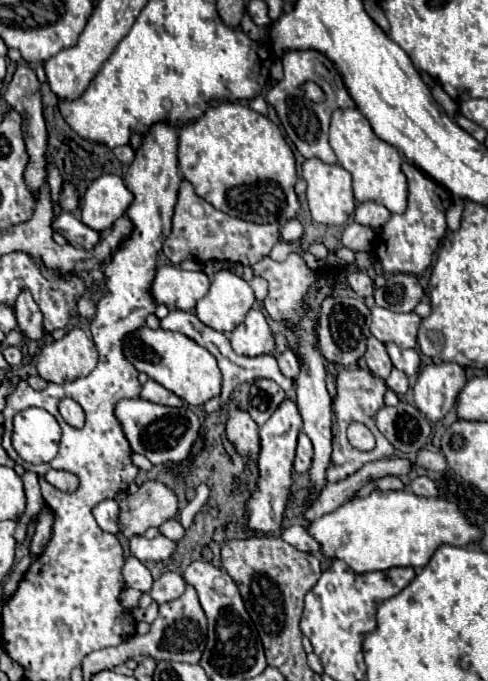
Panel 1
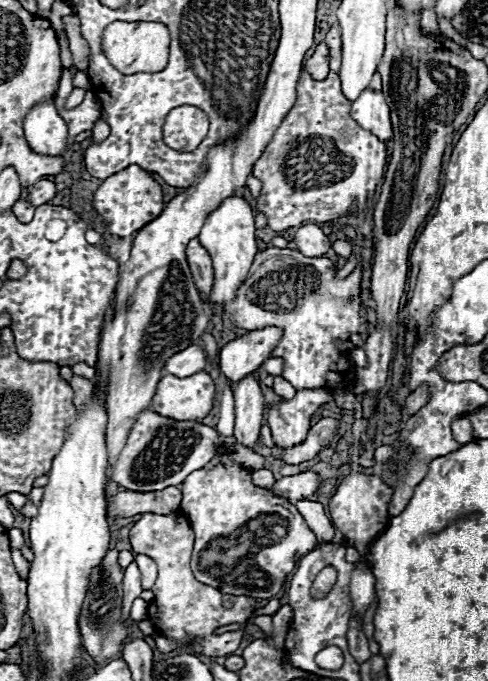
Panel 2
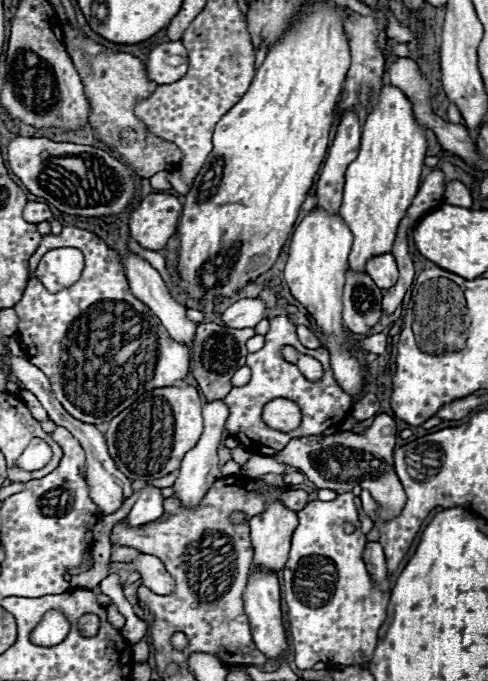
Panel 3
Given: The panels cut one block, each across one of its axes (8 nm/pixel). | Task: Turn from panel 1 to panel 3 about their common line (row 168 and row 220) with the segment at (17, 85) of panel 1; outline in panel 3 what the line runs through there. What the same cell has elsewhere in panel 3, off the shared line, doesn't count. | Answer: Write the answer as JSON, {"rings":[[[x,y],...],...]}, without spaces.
{"rings":[[[28,202],[24,208],[24,220],[30,224],[40,224],[40,222],[46,222],[50,218],[52,218],[52,212],[42,202]]]}

